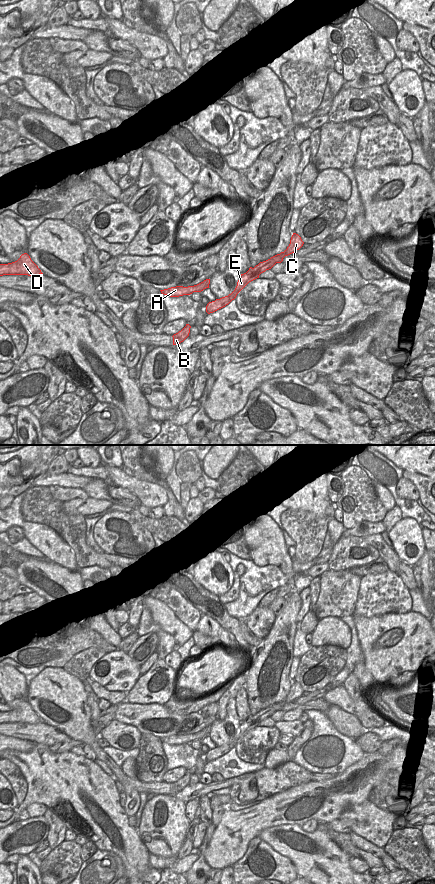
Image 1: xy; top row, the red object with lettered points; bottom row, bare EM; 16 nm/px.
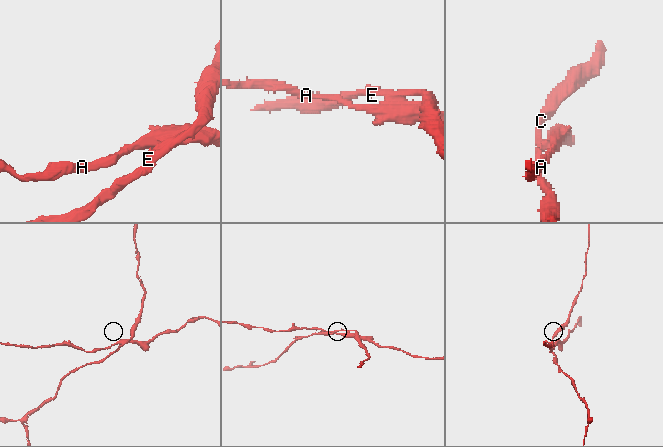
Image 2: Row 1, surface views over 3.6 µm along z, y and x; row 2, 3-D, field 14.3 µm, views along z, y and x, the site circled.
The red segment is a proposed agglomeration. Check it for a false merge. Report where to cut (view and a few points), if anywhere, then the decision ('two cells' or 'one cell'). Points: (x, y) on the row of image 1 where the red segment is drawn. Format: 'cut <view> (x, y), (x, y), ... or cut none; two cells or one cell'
cut xy (272, 259), (257, 271), (251, 273); two cells

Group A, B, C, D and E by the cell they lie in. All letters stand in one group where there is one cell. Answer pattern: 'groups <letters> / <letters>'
groups A D / B C E

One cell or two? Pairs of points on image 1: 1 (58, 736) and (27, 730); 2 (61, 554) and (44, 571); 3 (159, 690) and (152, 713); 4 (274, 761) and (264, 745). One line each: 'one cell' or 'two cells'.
1: one cell
2: two cells
3: two cells
4: two cells

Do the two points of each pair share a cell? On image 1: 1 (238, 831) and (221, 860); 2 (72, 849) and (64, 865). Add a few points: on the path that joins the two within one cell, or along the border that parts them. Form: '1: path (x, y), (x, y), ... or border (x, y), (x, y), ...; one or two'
1: path (231, 838), (221, 853); one
2: path (68, 853), (64, 861); one

